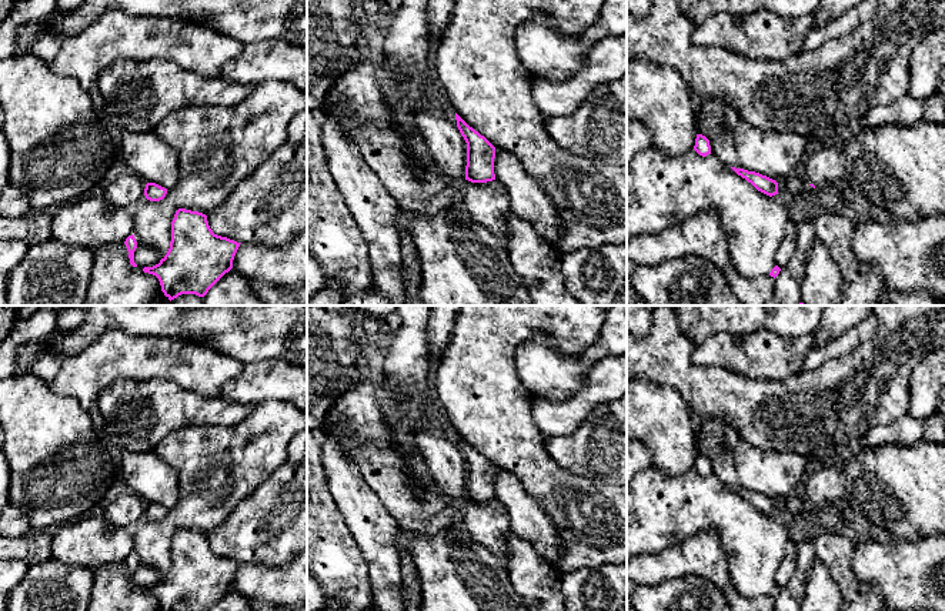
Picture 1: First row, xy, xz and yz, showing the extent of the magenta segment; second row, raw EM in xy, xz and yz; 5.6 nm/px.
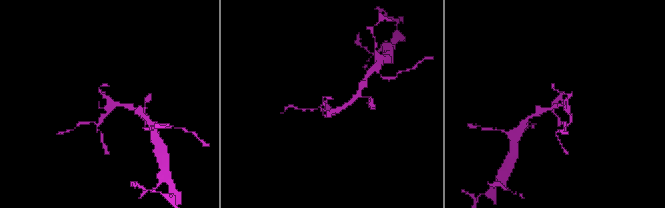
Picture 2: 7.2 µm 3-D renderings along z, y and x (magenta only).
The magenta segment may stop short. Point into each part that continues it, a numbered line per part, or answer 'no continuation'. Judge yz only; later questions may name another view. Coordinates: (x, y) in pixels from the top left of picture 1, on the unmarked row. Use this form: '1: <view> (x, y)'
1: yz (900, 488)

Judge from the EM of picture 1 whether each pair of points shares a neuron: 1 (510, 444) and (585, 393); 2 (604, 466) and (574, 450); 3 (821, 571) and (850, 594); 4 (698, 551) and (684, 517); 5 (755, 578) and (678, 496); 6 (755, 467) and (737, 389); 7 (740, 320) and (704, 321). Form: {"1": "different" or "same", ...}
{"1": "different", "2": "same", "3": "different", "4": "different", "5": "same", "6": "different", "7": "same"}

